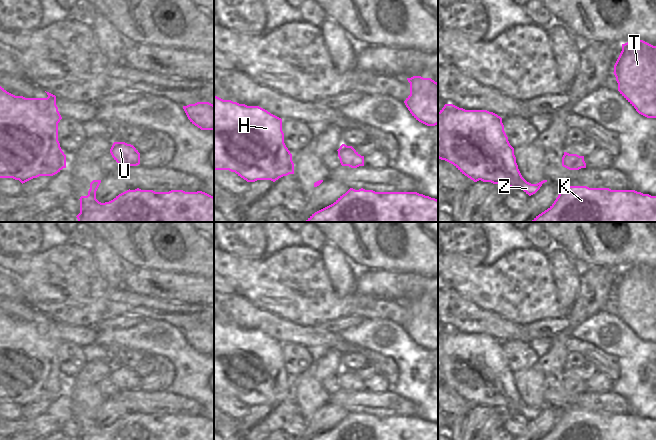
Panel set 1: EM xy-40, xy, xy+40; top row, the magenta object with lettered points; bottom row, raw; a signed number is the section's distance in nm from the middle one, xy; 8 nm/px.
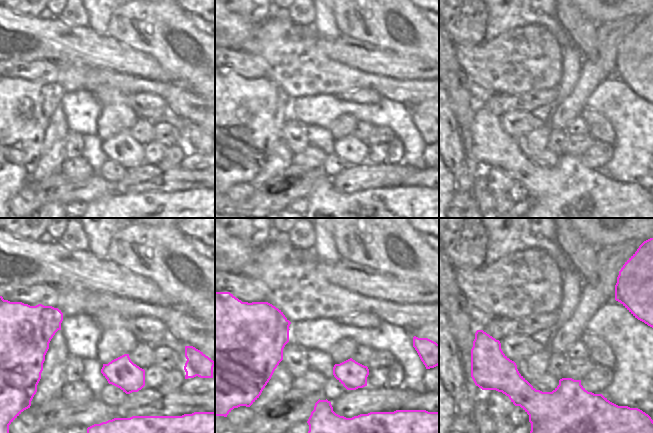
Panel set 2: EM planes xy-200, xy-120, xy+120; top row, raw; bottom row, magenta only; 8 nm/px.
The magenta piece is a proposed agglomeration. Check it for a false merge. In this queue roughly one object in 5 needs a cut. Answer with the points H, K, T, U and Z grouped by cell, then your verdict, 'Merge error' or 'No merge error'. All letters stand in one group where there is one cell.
Groups: H K T U Z. No merge error

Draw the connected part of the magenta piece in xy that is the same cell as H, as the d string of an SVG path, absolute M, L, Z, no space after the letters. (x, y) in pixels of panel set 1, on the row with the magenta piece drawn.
M214 96L214 170L229 170L247 182L271 180L294 174L292 154L284 143L282 119L259 106L247 106Z

